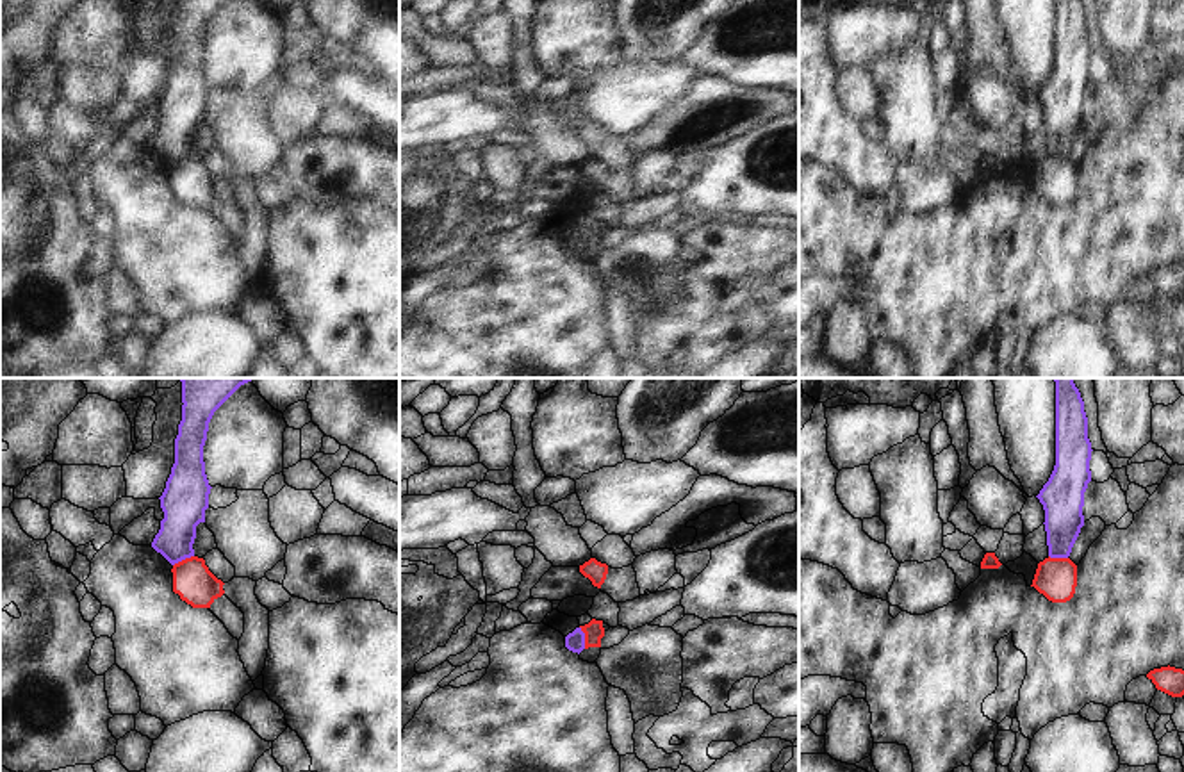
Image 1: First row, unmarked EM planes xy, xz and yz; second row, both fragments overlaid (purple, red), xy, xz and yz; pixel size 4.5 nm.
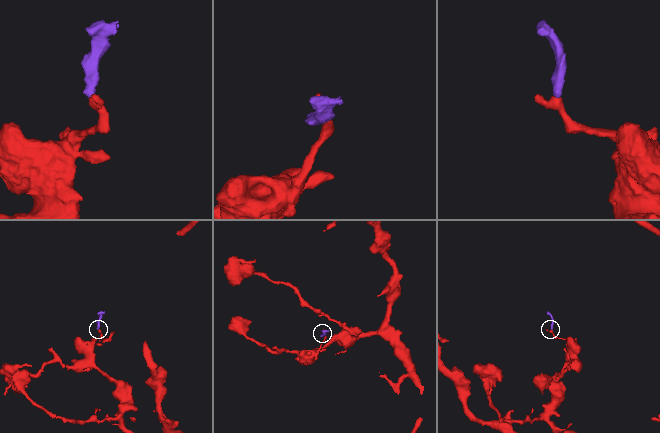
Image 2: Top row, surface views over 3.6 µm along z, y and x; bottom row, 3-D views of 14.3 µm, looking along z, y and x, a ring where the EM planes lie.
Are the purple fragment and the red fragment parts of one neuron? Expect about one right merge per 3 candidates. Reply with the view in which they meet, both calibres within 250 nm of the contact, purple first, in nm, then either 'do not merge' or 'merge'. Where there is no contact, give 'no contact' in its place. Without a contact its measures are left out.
xz | 90/90 nm | do not merge

